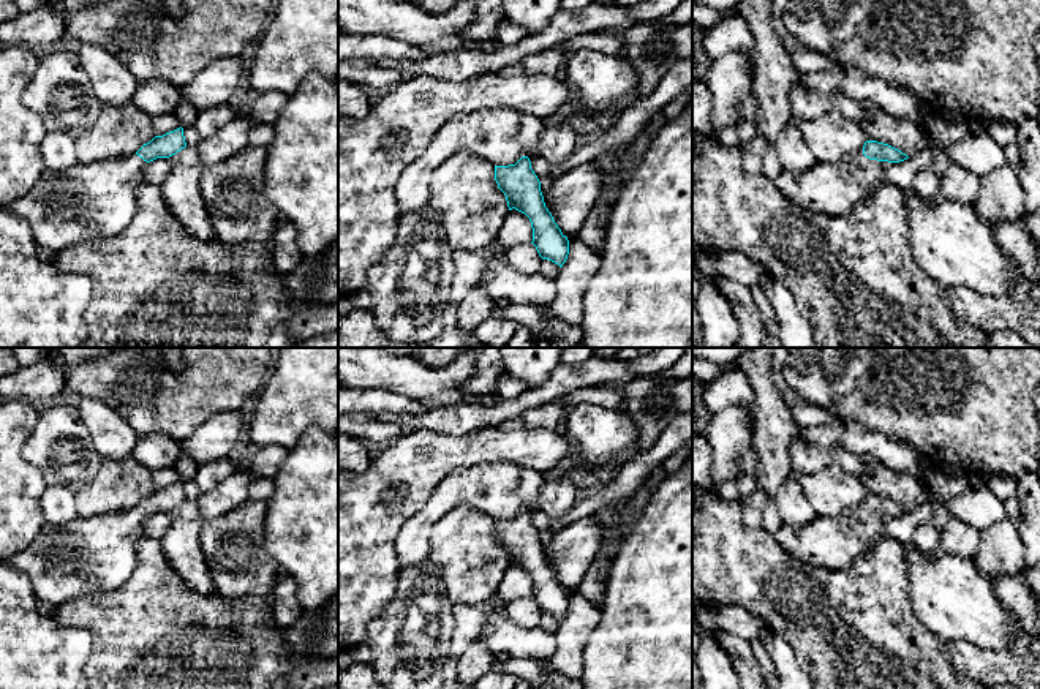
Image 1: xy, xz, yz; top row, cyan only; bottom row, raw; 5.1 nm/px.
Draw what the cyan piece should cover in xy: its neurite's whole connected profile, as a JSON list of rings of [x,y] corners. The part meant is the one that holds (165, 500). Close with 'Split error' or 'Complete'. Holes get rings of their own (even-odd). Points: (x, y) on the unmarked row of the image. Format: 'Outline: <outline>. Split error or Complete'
Outline: [[[183,482],[155,490],[134,509],[93,517],[74,517],[62,525],[44,523],[32,544],[16,553],[8,564],[24,574],[35,597],[52,607],[85,594],[111,593],[126,583],[136,566],[136,544],[144,536],[144,521],[156,512],[169,512],[187,501]]]. Split error

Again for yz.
Outline: [[[877,495],[838,517],[816,517],[804,526],[782,525],[774,539],[793,559],[827,570],[850,567],[884,539],[884,521],[909,510]]]. Split error

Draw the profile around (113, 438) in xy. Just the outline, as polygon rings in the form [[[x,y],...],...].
[[[82,397],[76,408],[103,460],[123,460],[133,454],[139,436],[112,408],[92,397]]]

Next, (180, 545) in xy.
[[[199,517],[172,521],[160,544],[164,559],[182,577],[183,583],[198,594],[210,596],[213,594],[213,582],[201,547],[202,525]]]

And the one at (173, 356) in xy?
[[[160,348],[166,365],[180,373],[183,368],[183,348]]]

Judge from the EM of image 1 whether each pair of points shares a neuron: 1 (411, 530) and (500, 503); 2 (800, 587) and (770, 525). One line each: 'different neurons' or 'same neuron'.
1: same neuron
2: different neurons

